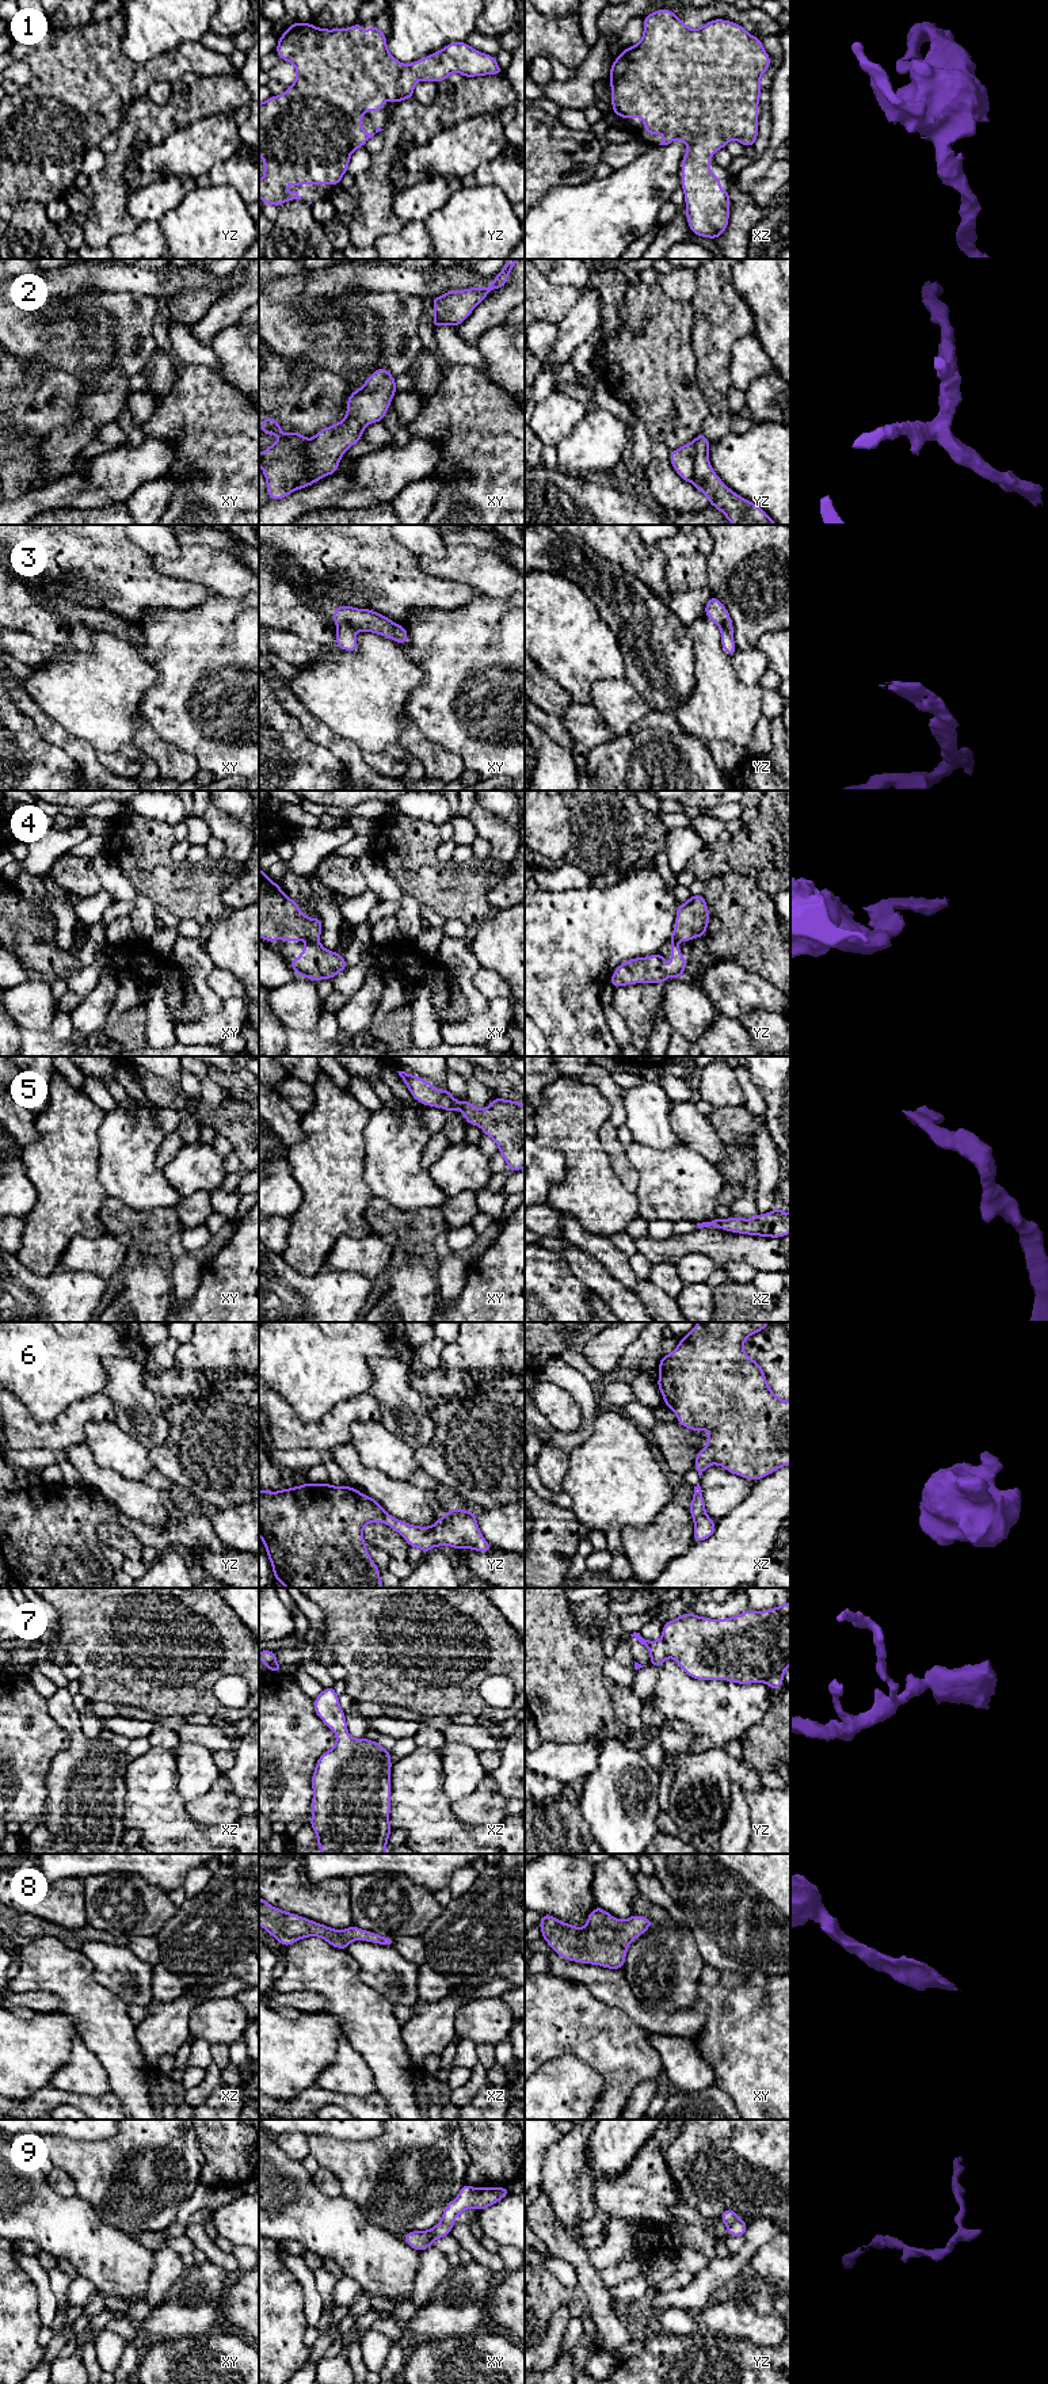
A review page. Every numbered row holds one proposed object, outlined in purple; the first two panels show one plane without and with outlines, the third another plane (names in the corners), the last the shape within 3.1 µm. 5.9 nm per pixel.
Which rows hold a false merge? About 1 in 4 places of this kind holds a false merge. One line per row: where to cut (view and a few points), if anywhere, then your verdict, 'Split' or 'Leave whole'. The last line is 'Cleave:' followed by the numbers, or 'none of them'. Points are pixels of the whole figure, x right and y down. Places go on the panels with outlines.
1: No split. Leave whole
2: Split along xy (309, 440), (307, 448), (308, 467), (319, 479). Split
3: No split. Leave whole
4: No split. Leave whole
5: No split. Leave whole
6: No split. Leave whole
7: No split. Leave whole
8: No split. Leave whole
9: No split. Leave whole
Cleave: 2

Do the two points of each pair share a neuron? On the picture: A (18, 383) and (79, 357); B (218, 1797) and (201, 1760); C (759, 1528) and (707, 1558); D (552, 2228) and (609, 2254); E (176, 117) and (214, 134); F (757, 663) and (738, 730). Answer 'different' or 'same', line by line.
A: different
B: different
C: same
D: different
E: different
F: different

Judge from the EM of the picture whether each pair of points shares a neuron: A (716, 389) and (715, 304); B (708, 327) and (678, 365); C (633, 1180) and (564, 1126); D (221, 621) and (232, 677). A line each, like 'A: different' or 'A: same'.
A: same
B: different
C: different
D: same

